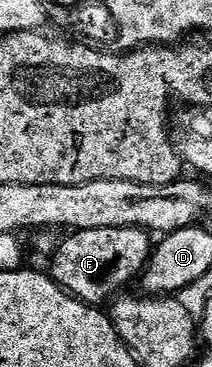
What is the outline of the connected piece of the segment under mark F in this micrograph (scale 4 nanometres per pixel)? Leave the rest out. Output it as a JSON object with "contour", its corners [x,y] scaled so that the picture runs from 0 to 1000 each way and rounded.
{"contour":[[[670,619],[401,624],[396,629],[335,629],[321,643],[302,662],[292,654],[264,670],[250,692],[236,698],[241,730],[231,730],[231,747],[321,804],[373,815],[392,826],[425,826],[434,831],[486,831],[486,823],[500,828],[528,809],[557,807],[594,785],[580,779],[637,747],[642,757],[689,730],[722,681],[717,643],[679,629]]]}

